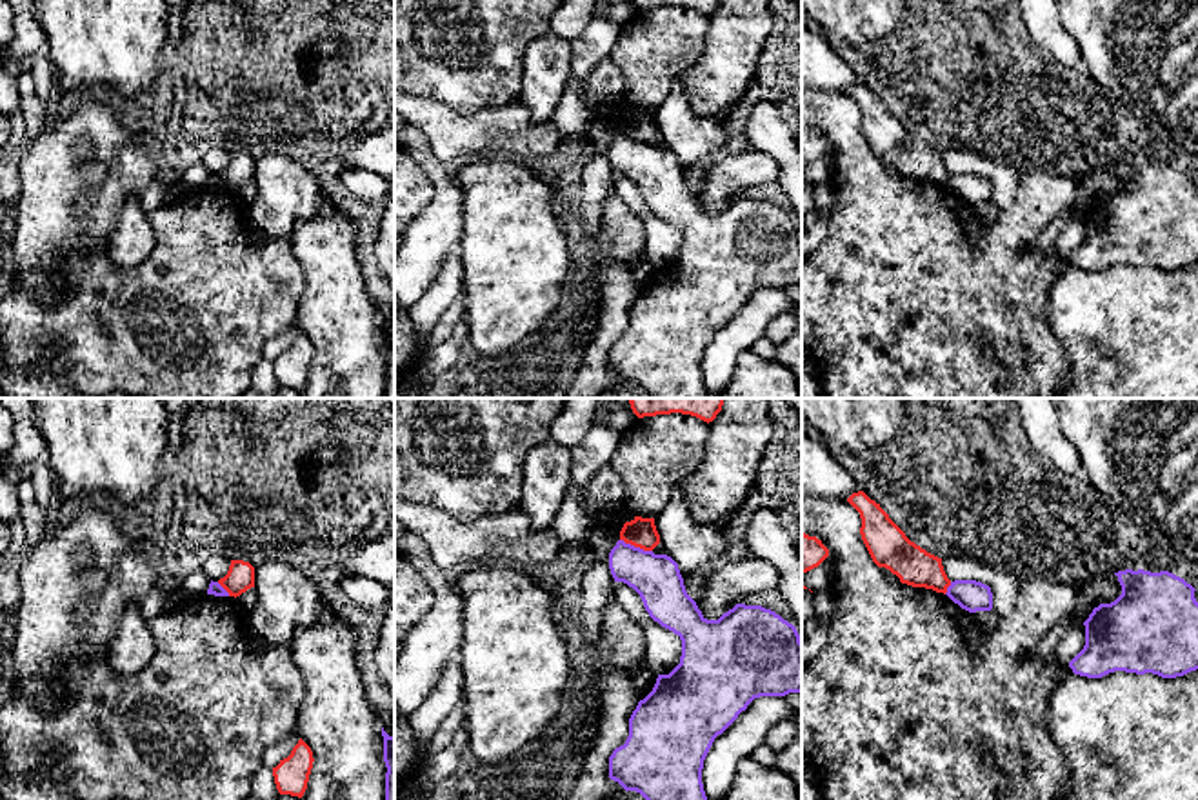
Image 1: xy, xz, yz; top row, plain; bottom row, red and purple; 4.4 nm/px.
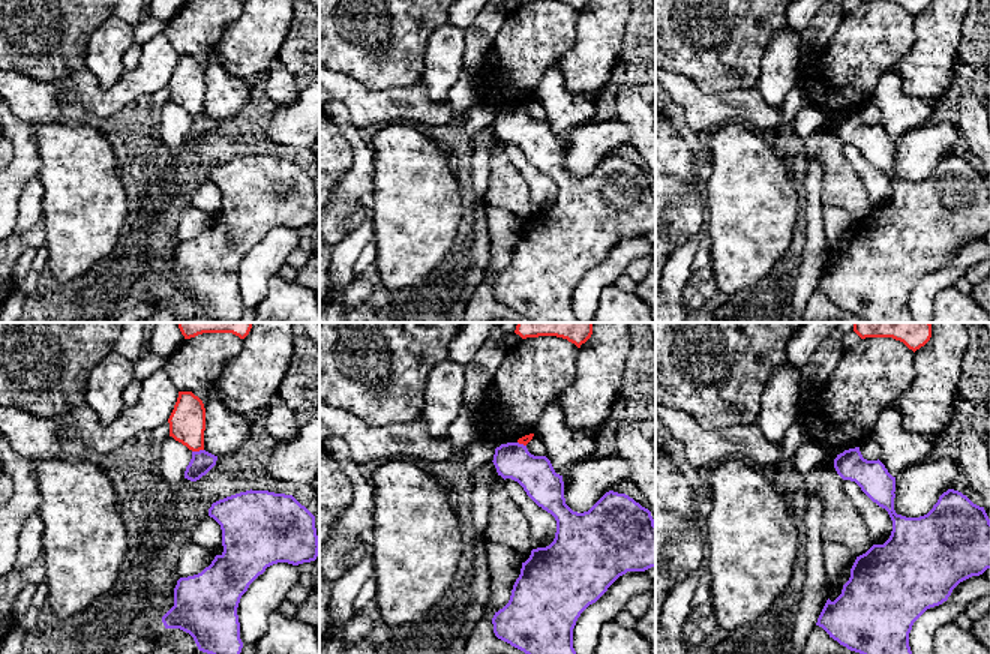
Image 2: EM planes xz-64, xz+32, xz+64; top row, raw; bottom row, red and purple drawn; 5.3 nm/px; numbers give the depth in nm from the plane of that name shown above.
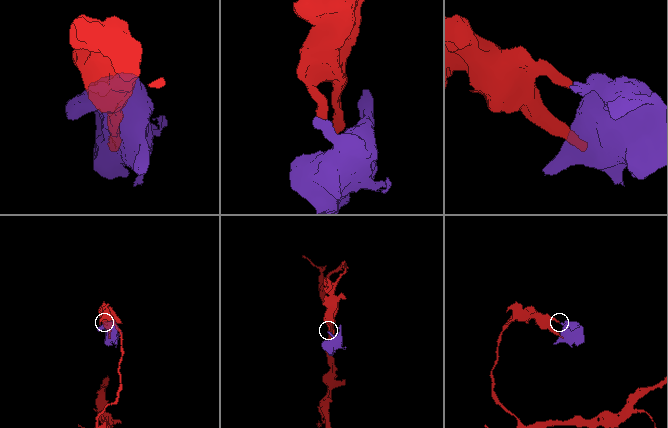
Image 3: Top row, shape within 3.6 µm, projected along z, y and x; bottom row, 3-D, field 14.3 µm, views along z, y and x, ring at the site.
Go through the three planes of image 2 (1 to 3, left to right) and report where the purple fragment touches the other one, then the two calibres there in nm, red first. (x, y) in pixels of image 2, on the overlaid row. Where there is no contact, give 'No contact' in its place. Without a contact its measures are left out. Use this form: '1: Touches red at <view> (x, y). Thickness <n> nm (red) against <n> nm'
1: Touches red at xz-64 (197, 450). Thickness 190 nm (red) against 120 nm
2: Touches red at xz+32 (522, 443). Thickness 50 nm (red) against 200 nm
3: No contact

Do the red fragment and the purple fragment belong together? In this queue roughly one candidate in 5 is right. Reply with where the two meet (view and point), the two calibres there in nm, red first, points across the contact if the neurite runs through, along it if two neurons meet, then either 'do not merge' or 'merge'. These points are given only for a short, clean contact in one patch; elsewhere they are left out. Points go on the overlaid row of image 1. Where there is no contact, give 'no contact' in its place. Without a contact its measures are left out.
contact xz (637, 546); calibres 130 and 220 nm; border xz (620, 539), (651, 551); do not merge

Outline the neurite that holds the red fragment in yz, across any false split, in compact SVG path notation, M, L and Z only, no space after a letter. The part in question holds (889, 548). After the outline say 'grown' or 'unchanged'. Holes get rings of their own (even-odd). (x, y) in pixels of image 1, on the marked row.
M864 491L853 493L847 502L860 513L862 540L878 567L889 569L902 584L947 593L942 558L927 553L889 518L889 515Z | unchanged

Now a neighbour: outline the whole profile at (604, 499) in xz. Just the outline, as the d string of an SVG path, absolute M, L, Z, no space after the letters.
M613 465L600 467L587 484L584 509L593 525L611 522L622 509L625 487Z

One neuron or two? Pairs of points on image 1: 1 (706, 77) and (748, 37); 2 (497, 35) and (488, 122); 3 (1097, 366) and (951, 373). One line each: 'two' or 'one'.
1: one
2: two
3: two

